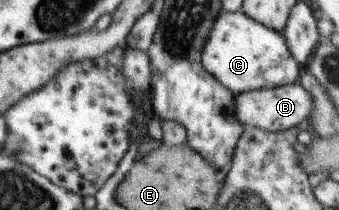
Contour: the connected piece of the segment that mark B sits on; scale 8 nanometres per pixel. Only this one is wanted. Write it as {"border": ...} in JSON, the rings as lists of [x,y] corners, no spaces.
{"border":[[[295,84],[242,92],[235,96],[236,119],[244,127],[257,127],[269,132],[305,127],[314,109],[311,93]]]}

